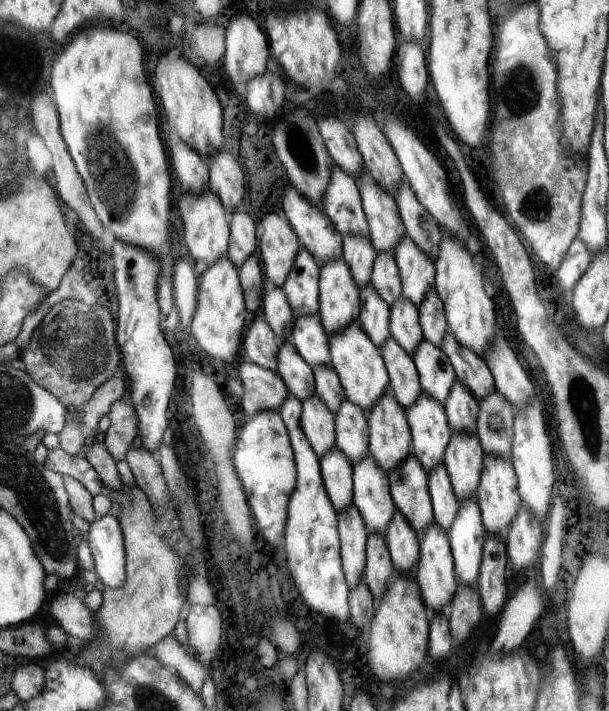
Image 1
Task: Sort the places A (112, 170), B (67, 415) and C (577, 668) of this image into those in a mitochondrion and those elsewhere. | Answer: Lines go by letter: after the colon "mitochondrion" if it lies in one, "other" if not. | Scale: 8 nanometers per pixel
A: mitochondrion
B: other
C: other

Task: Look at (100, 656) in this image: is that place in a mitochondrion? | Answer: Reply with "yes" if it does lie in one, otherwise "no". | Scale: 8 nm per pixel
no

